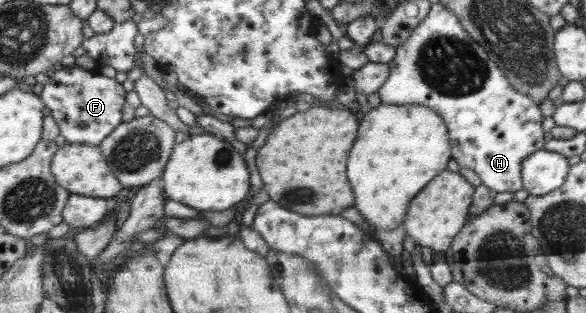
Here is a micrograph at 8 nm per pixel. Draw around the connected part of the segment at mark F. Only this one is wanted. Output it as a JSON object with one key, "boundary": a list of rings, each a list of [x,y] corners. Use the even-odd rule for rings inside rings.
{"boundary":[[[77,65],[59,66],[49,73],[49,77],[40,98],[66,142],[100,145],[123,123],[124,93],[127,92],[116,79],[100,75],[97,69],[87,71]]]}

